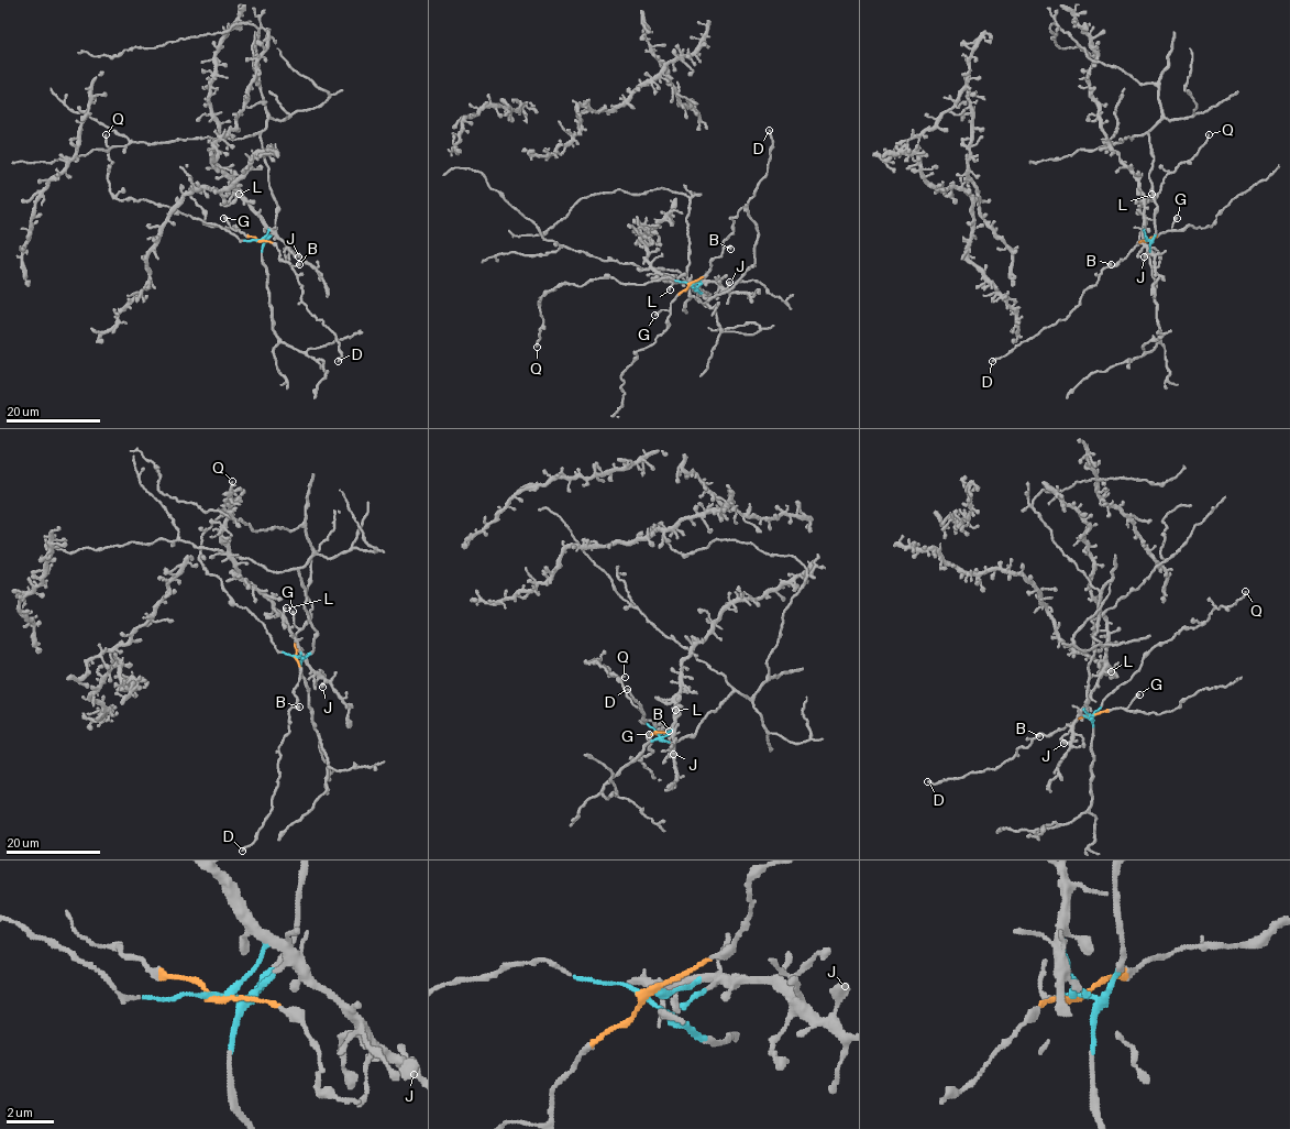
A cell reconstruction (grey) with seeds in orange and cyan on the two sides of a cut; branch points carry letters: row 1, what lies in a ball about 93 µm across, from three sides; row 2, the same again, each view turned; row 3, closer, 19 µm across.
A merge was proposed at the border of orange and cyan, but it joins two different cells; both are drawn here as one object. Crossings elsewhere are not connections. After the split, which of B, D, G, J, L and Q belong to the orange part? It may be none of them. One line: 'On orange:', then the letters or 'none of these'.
On orange: B, D, G

